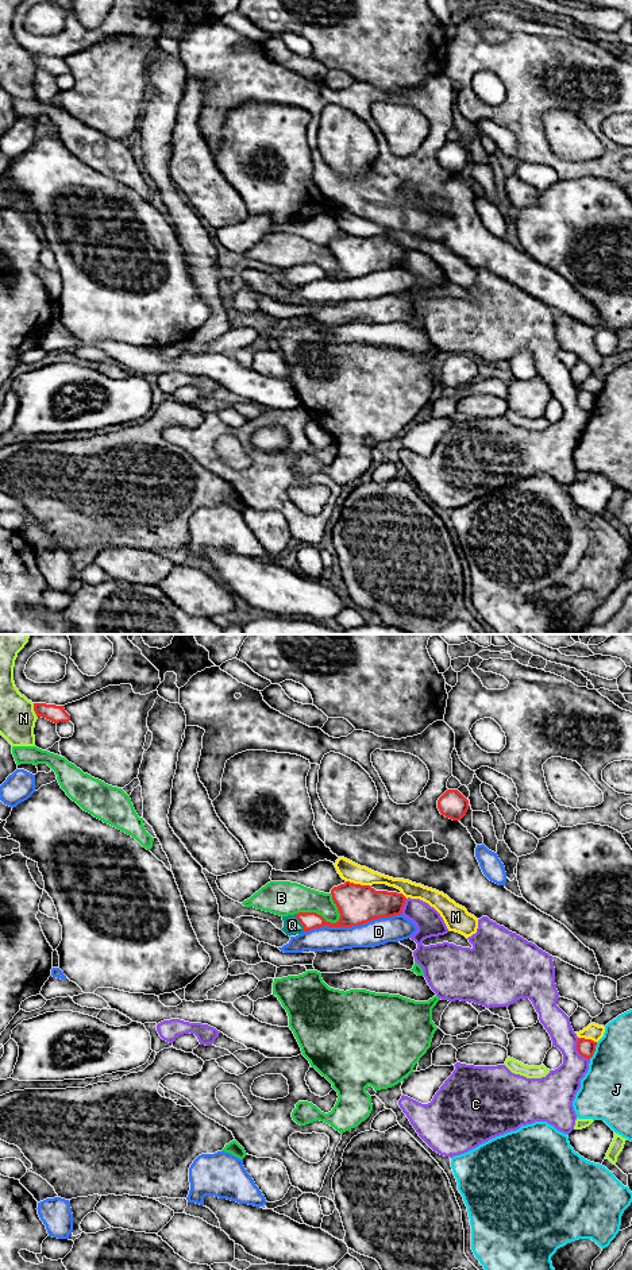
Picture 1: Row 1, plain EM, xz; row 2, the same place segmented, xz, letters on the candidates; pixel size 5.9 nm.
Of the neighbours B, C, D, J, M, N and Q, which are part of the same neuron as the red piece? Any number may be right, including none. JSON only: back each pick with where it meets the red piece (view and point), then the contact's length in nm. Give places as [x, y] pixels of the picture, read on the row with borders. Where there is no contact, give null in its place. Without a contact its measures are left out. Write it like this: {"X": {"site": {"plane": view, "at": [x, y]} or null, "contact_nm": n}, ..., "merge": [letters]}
{"Q": {"site": {"plane": "xz", "at": [300, 922]}, "contact_nm": 130}, "merge": ["Q"]}

